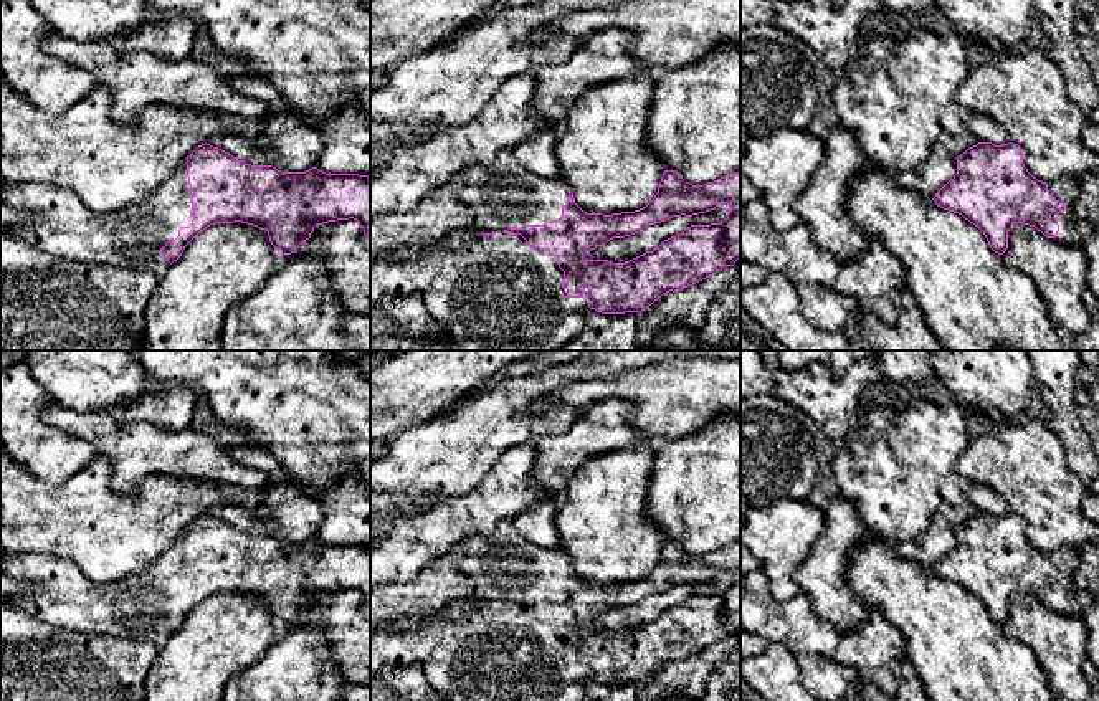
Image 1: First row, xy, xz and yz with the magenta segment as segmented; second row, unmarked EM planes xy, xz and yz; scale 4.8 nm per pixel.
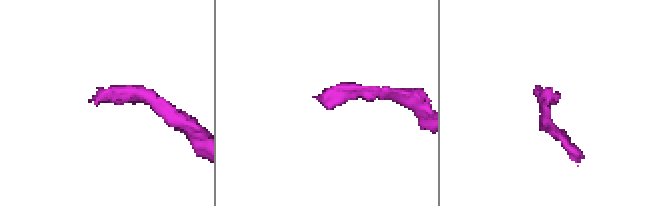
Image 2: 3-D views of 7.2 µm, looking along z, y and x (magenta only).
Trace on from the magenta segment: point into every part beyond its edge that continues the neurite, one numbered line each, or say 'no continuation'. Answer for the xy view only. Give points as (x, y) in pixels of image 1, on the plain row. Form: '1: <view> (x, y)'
1: xy (65, 597)

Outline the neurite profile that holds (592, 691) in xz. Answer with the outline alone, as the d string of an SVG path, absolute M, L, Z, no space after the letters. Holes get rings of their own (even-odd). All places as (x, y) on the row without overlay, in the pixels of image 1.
M588 680L583 686L582 701L638 701L640 684L602 684L595 680Z

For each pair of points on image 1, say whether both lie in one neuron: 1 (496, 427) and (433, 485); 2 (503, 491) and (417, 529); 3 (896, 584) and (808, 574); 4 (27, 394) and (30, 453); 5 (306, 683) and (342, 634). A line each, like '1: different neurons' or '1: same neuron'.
1: same neuron
2: same neuron
3: different neurons
4: same neuron
5: different neurons

